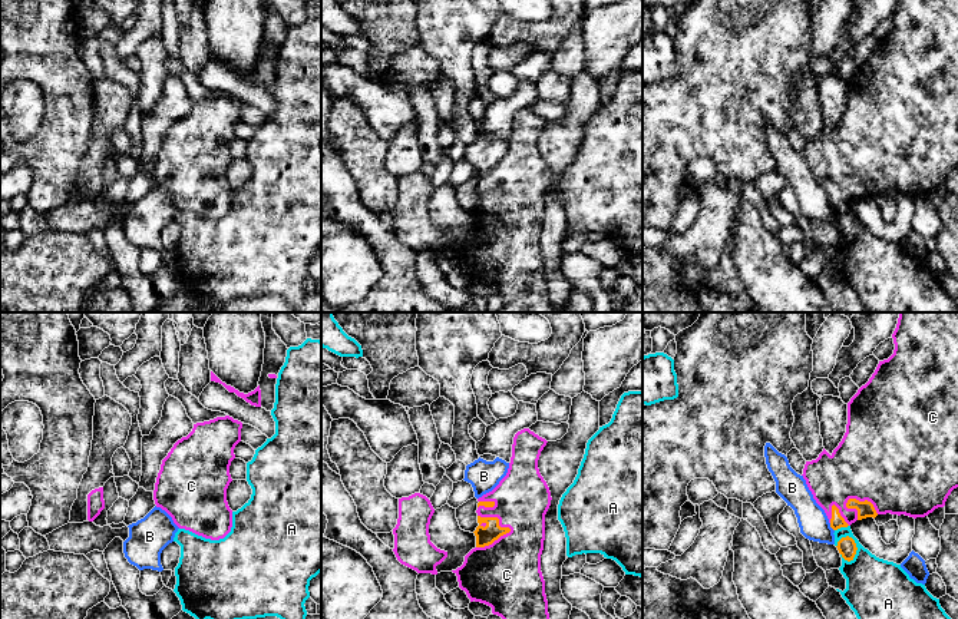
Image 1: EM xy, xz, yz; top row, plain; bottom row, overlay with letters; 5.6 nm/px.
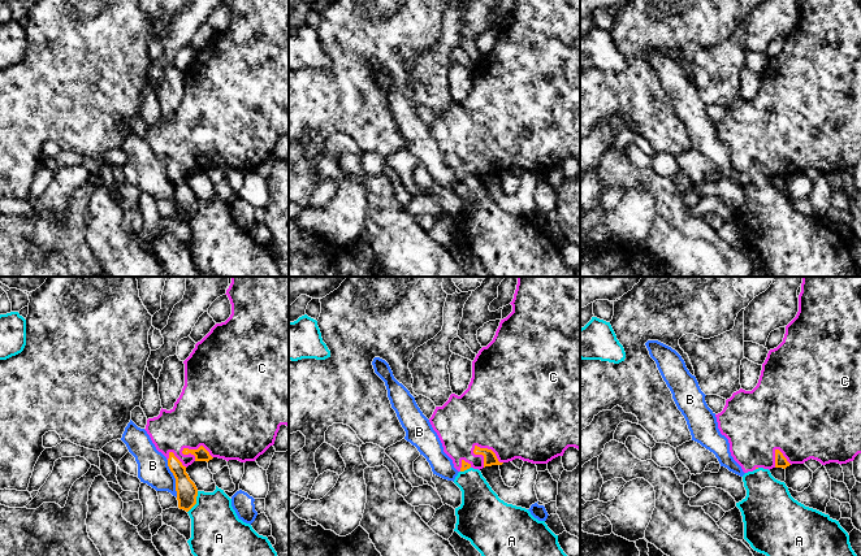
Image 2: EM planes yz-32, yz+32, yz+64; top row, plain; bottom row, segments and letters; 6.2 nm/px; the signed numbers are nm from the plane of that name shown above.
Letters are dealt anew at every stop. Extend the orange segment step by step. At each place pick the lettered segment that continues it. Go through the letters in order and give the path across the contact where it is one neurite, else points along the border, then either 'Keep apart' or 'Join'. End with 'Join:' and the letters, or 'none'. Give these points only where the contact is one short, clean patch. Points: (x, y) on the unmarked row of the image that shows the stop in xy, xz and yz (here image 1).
A: Boundary: yz (846, 214), (856, 227), (856, 232), (849, 241). Keep apart
B: Boundary: yz (829, 202), (833, 209). Keep apart
C: Path across: xz (485, 215), (494, 219), (506, 232), (506, 254). Join
Join: C

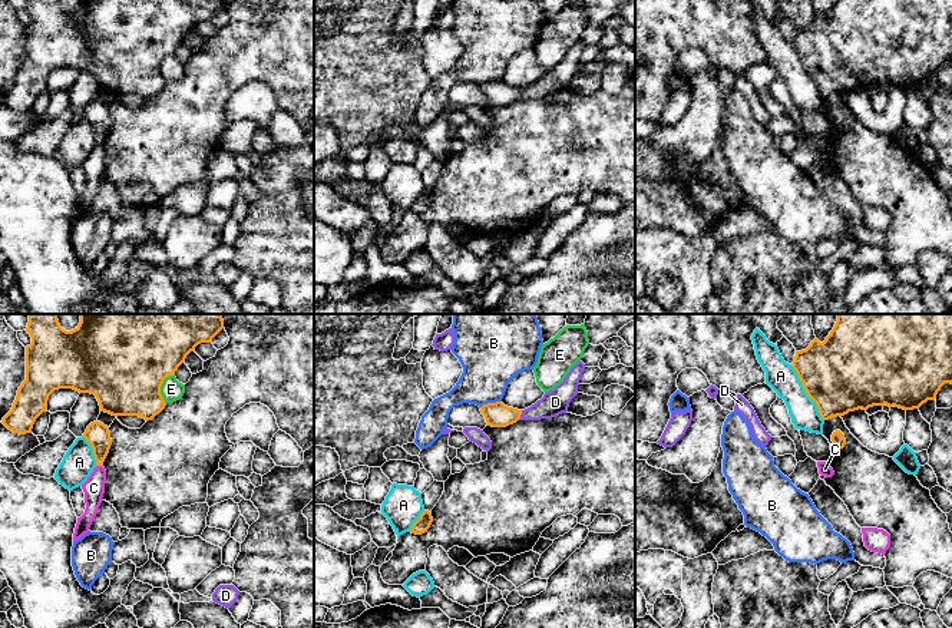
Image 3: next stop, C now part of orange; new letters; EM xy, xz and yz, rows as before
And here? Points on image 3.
A: Keep apart
B: Boundary: xz (501, 79), (485, 82), (481, 86). Keep apart
C: Boundary: xy (96, 144), (101, 145). Keep apart
D: Keep apart
E: Keep apart
Join: none

